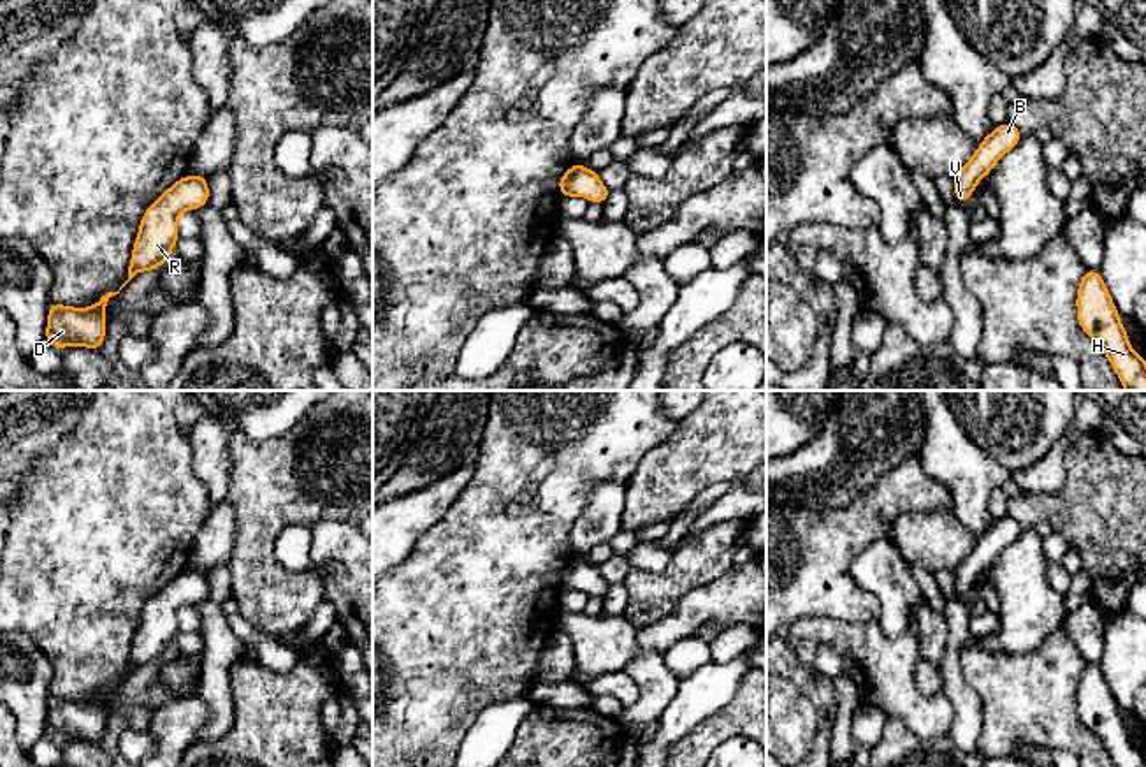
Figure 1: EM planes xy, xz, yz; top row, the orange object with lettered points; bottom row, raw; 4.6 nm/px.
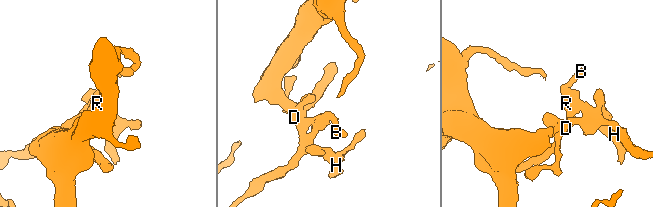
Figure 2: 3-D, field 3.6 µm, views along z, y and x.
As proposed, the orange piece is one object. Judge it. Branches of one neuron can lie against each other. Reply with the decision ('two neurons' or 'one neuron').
one neuron

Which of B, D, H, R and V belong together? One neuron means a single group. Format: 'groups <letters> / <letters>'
groups B D H R V

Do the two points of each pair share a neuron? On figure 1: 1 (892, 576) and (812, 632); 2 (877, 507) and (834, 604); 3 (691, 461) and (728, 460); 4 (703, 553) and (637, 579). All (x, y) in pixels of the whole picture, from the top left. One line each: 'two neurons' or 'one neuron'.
1: two neurons
2: one neuron
3: one neuron
4: one neuron

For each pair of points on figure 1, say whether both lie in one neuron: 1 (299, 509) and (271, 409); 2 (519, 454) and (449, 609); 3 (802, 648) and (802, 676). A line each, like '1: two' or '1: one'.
1: two
2: one
3: two

